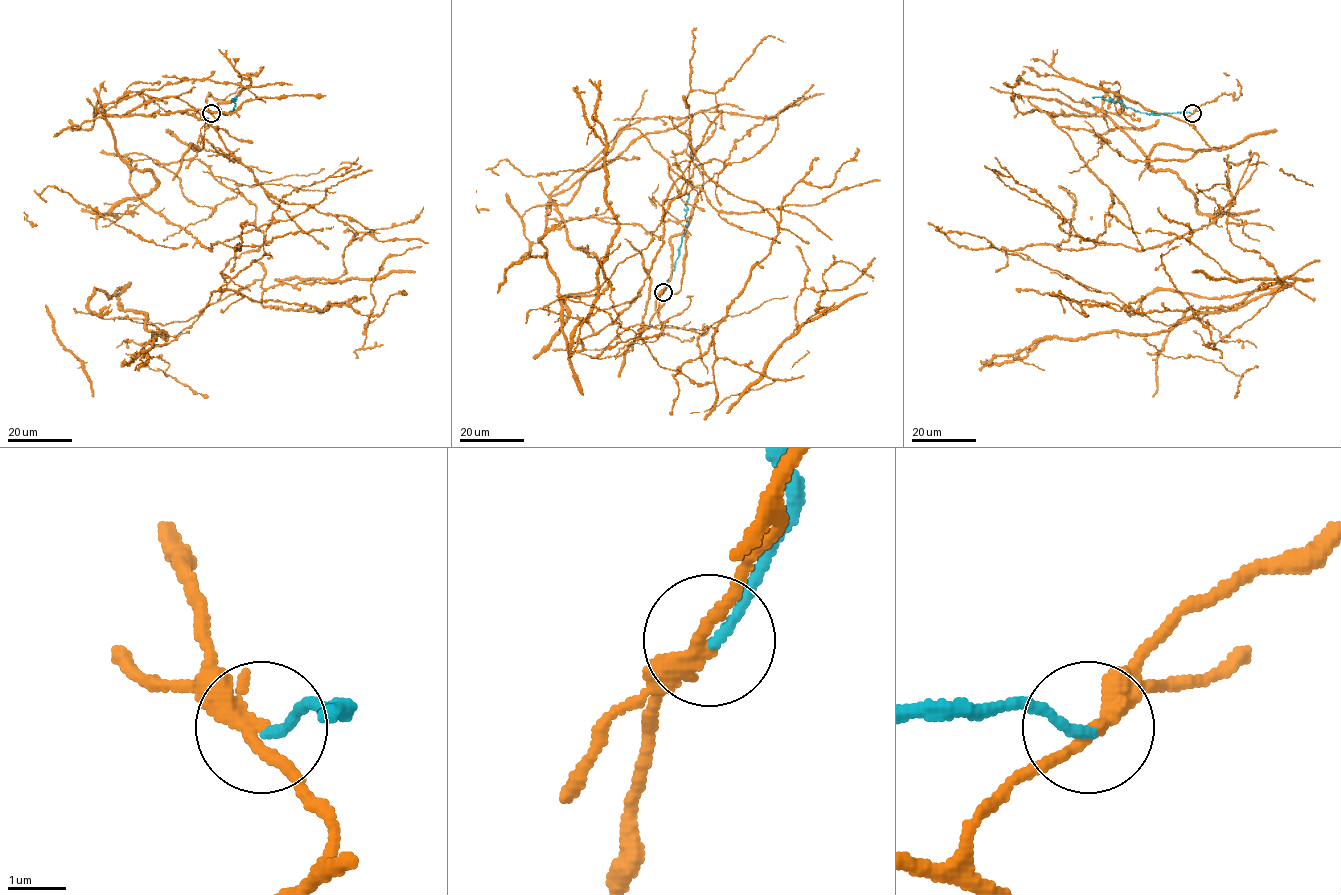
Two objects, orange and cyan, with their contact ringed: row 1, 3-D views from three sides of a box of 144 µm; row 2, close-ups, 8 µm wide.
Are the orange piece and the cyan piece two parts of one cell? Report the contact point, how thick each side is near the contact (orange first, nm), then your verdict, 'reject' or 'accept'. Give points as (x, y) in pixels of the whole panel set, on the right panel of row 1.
(1192, 113) | 200/170 nm | reject

